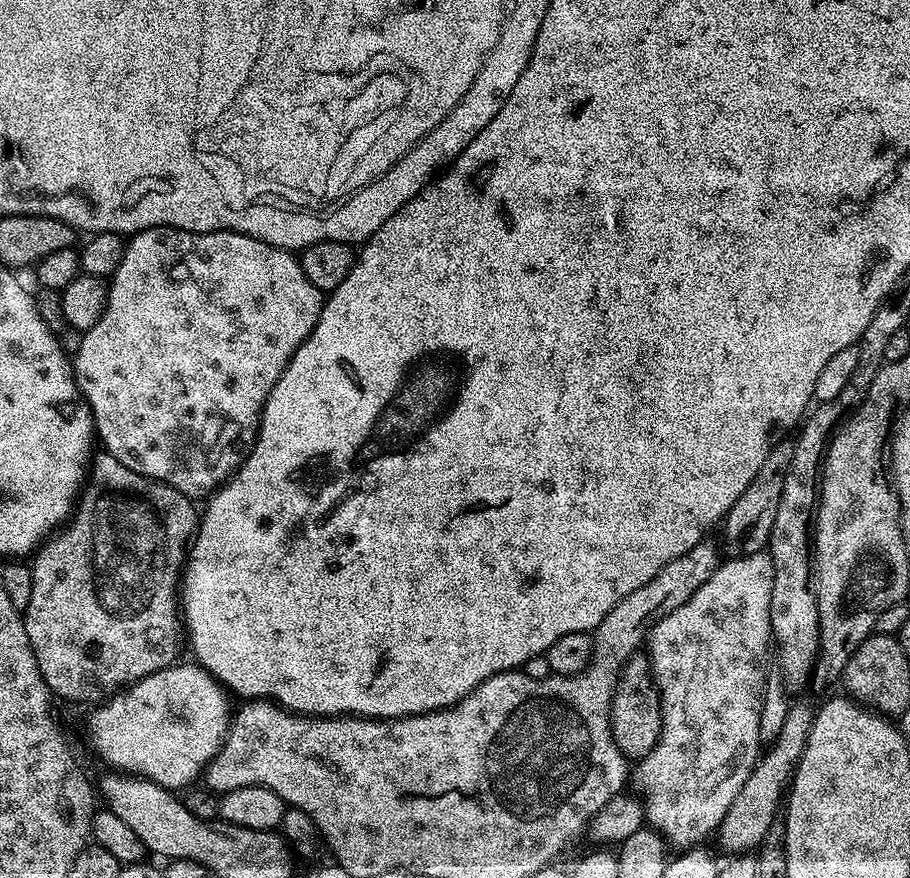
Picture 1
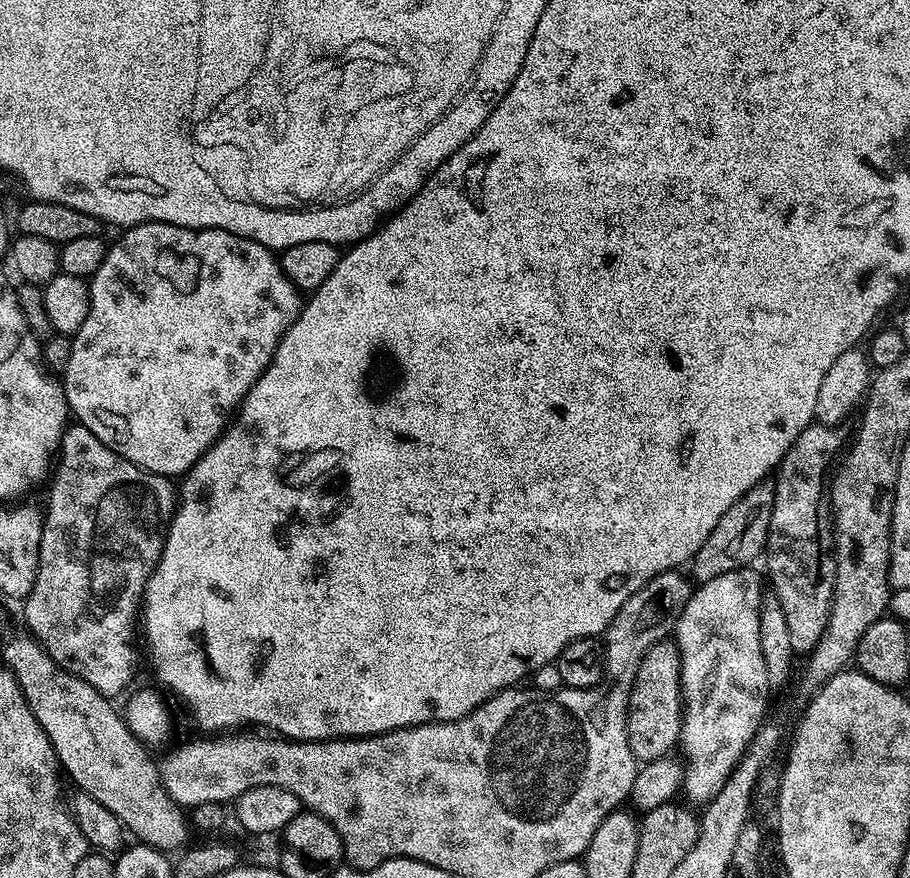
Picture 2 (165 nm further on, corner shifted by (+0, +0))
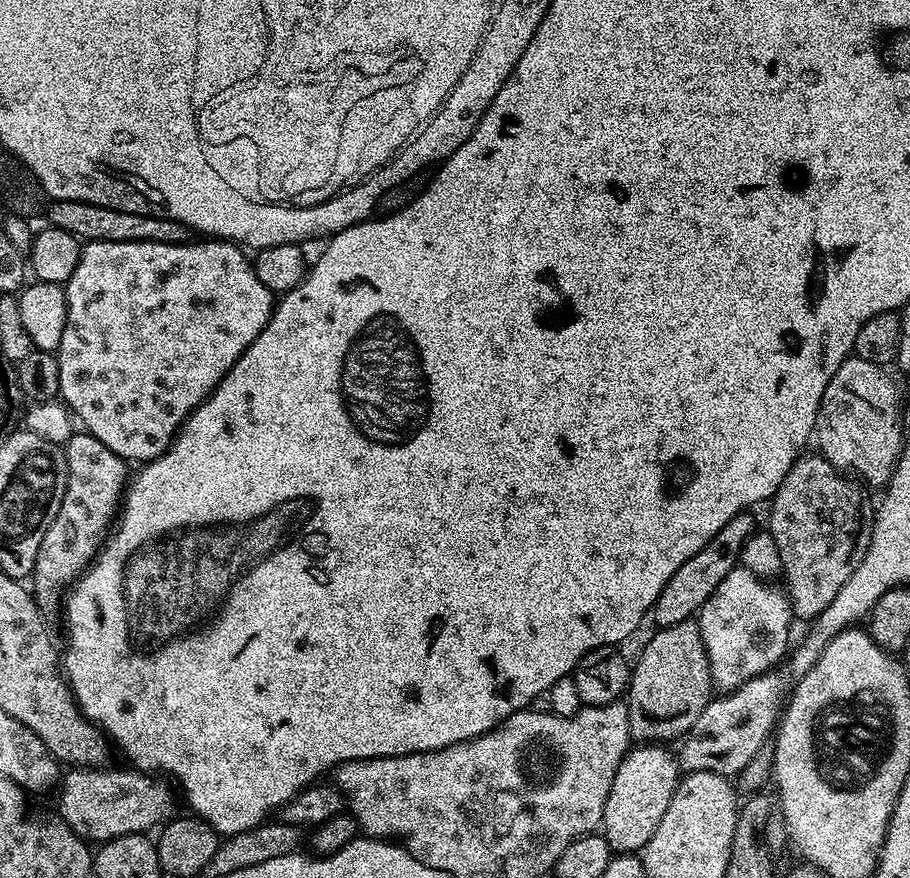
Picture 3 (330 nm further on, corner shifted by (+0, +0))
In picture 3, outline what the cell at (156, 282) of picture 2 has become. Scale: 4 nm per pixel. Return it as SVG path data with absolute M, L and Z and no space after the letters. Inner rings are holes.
M208 238L205 244L163 244L163 239L154 242L98 242L87 241L81 247L78 266L66 285L66 330L62 330L62 342L58 359L60 361L60 394L59 399L67 404L73 417L80 420L86 431L102 446L118 454L126 462L140 460L159 460L167 448L172 447L180 425L192 415L193 410L207 400L208 396L222 382L222 378L238 362L238 358L248 349L250 342L262 334L272 316L274 294L262 282L258 282L253 261L248 260L245 249L239 244L227 240Z

